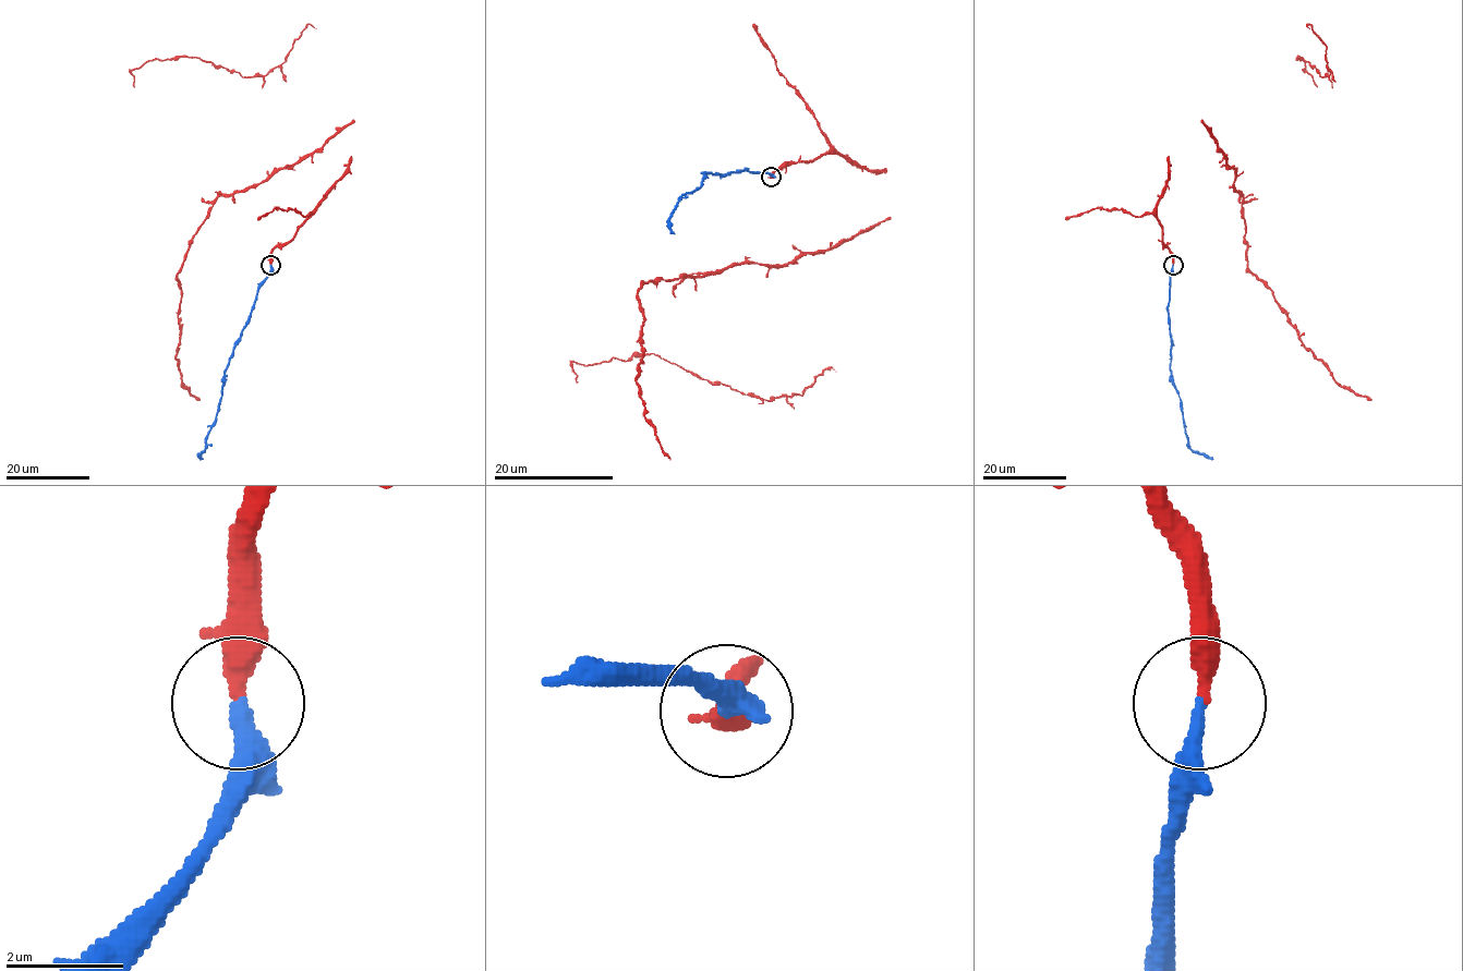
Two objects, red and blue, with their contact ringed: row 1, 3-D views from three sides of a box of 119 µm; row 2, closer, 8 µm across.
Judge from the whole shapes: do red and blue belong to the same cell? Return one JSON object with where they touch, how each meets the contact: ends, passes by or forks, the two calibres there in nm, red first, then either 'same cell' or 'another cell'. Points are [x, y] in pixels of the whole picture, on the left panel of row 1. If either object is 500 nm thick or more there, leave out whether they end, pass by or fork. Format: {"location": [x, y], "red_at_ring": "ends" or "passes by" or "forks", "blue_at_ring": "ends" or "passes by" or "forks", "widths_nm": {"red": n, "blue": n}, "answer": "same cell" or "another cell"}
{"location": [270, 265], "red_at_ring": "passes by", "blue_at_ring": "ends", "widths_nm": {"red": 260, "blue": 300}, "answer": "same cell"}

